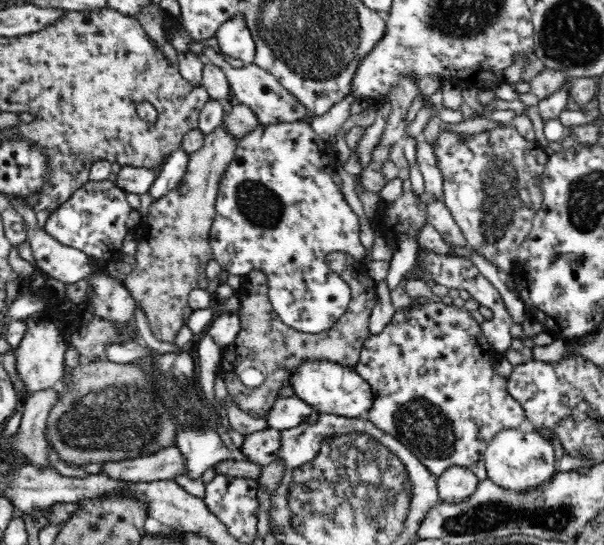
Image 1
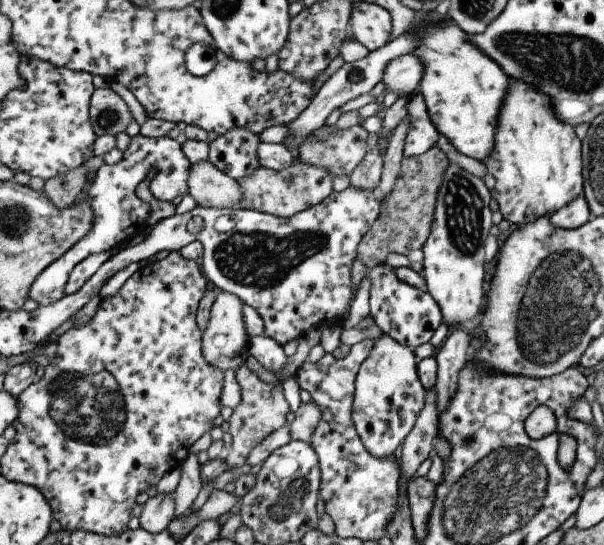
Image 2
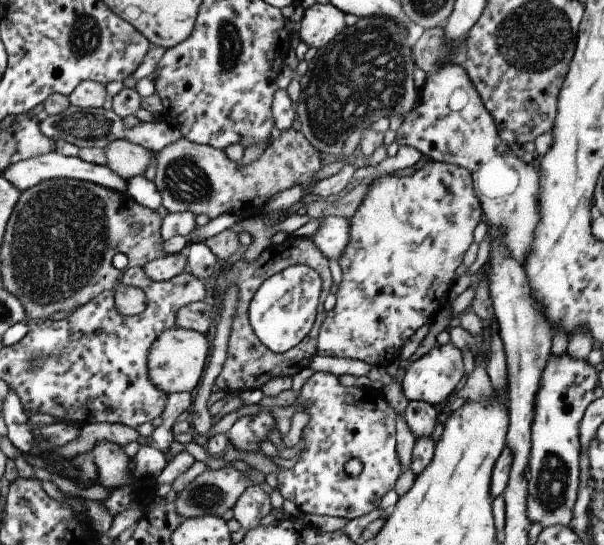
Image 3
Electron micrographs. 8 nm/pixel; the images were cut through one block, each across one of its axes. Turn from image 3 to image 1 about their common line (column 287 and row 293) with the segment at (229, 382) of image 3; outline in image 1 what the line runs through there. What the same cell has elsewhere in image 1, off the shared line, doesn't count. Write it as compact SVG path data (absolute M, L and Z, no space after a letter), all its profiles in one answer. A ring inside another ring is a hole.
M342 251L330 252L324 260L338 277L344 278L346 270L352 268L350 305L346 313L327 331L310 334L285 325L275 312L275 304L269 299L268 277L260 270L245 274L240 288L236 290L241 303L238 313L241 329L236 340L221 352L222 360L219 367L226 384L228 398L254 418L260 418L270 412L280 396L280 388L290 386L292 372L304 360L329 360L354 368L358 364L364 342L372 335L369 318L378 295L376 281L370 276L367 263Z

